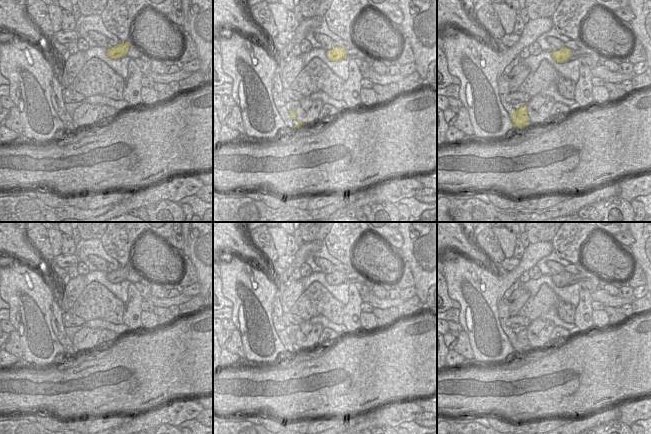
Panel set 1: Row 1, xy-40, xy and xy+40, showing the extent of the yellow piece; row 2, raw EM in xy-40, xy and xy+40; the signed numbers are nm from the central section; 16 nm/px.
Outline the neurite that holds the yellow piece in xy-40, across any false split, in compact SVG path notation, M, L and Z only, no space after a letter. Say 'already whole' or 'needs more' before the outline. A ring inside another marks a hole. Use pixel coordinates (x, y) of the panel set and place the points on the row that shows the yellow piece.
already whole | M126 41L125 43L121 43L117 46L108 48L107 56L113 60L120 59L127 55L129 46L130 46L130 43L128 41Z

